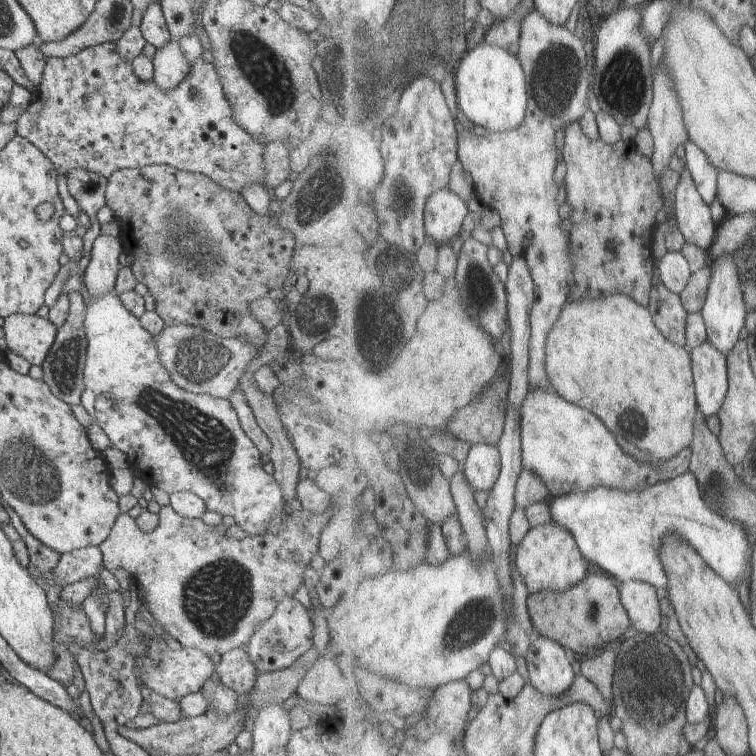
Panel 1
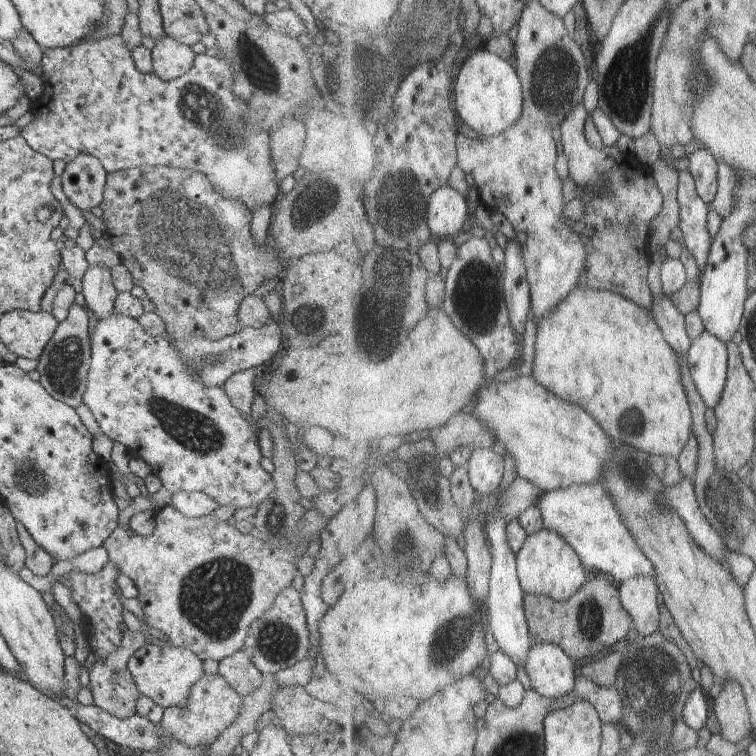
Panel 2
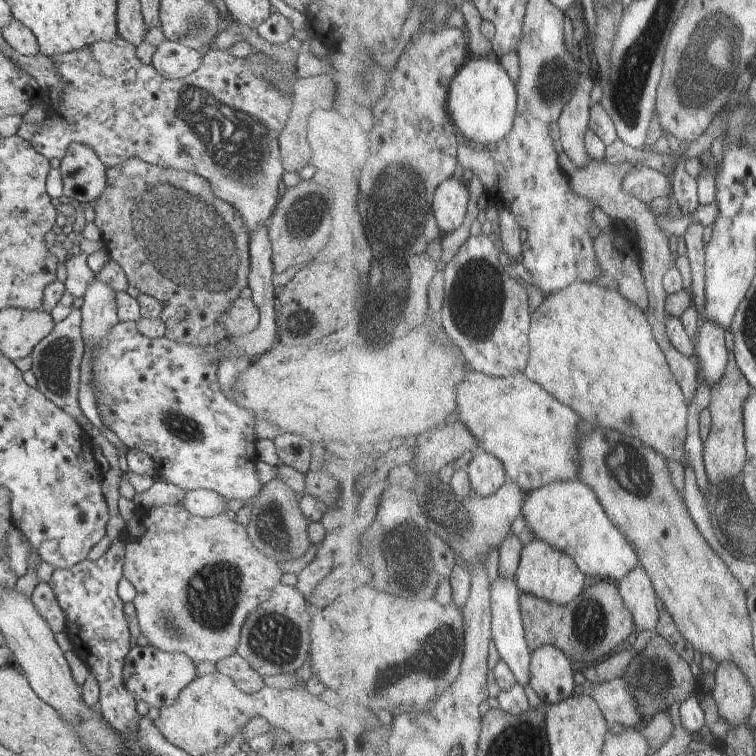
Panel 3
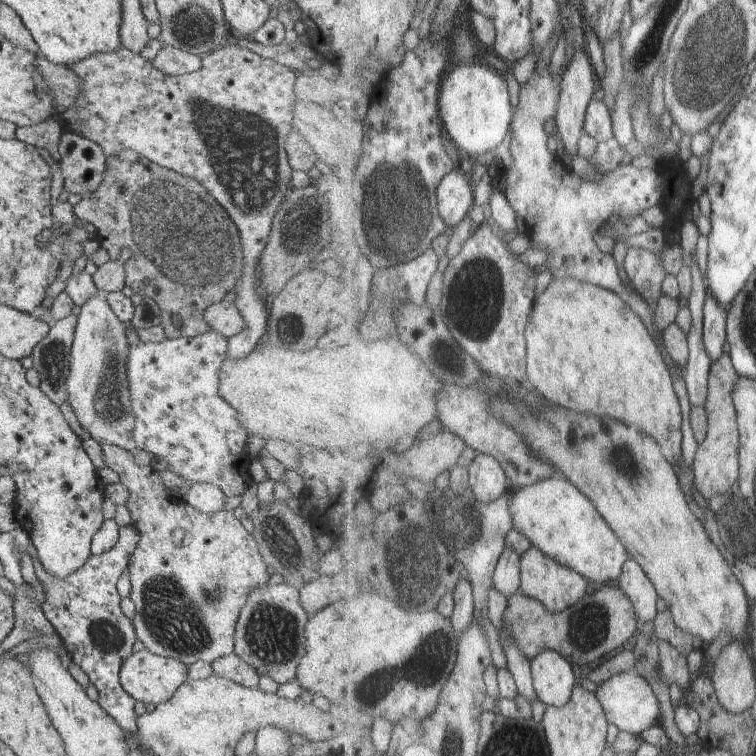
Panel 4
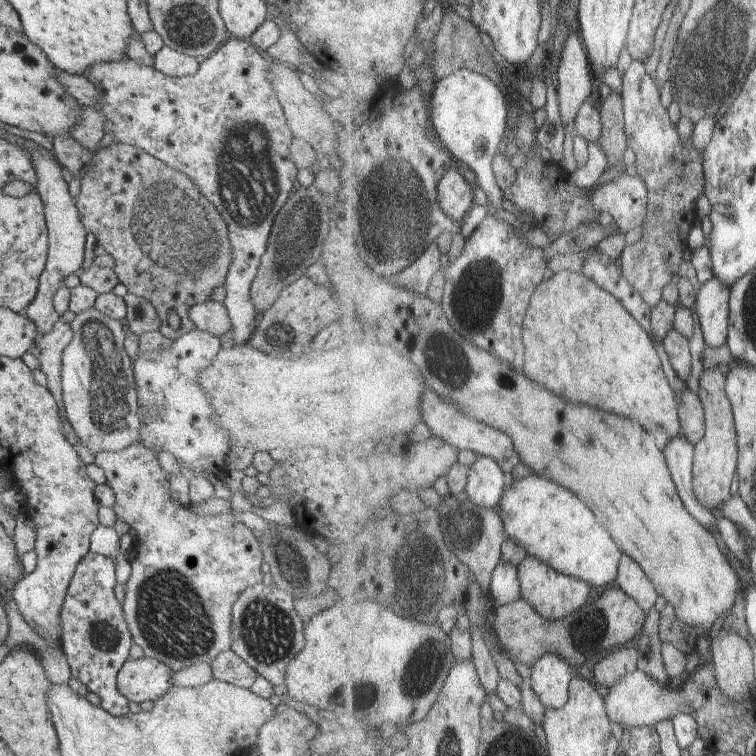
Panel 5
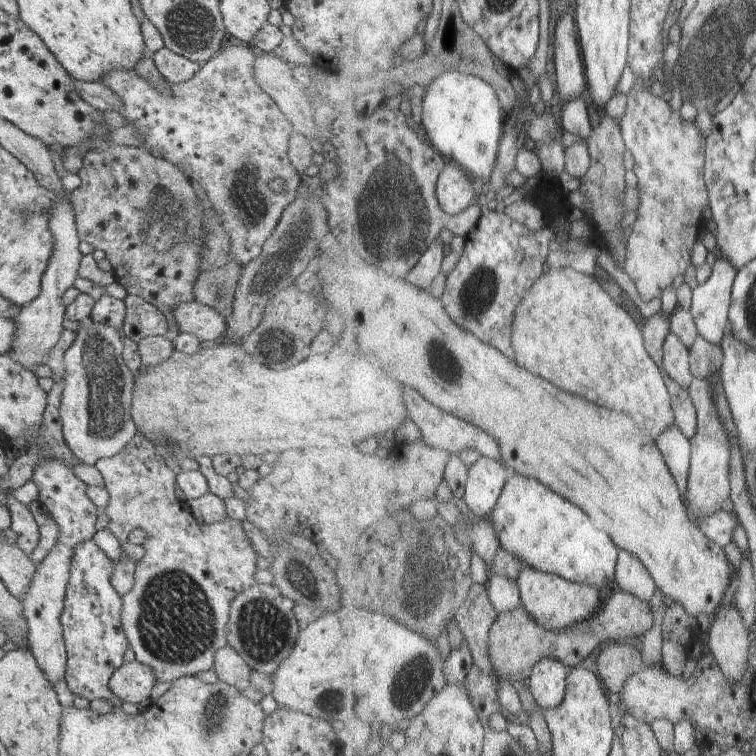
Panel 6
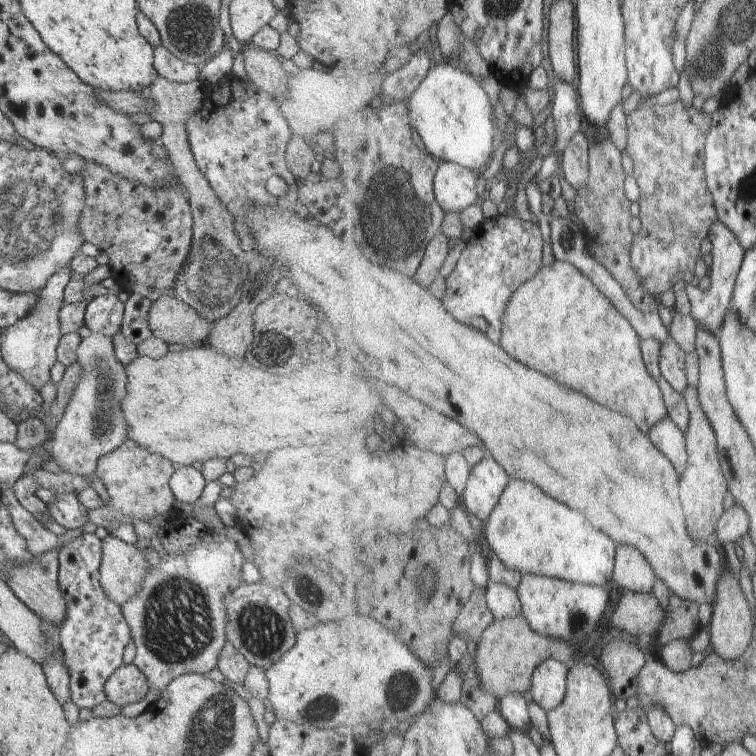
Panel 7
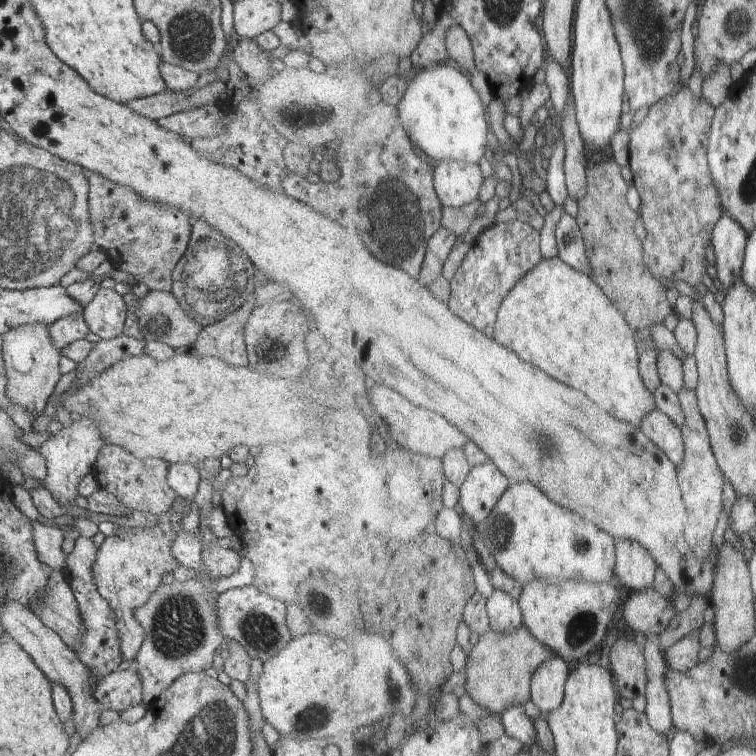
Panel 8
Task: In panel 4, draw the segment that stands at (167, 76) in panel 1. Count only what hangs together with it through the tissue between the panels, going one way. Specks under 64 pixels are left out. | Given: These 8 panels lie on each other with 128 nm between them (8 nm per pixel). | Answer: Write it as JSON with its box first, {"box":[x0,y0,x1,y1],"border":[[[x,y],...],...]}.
{"box":[151,45,201,76],"border":[[[162,45],[151,64],[165,75],[177,76],[197,72],[201,57],[169,45]]]}

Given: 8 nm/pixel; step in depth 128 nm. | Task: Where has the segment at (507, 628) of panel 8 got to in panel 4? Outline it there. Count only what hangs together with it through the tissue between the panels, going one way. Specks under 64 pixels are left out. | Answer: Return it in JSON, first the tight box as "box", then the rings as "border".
{"box":[494,547,522,598],"border":[[[509,547],[501,555],[497,572],[494,572],[494,586],[506,598],[522,590],[522,556]]]}

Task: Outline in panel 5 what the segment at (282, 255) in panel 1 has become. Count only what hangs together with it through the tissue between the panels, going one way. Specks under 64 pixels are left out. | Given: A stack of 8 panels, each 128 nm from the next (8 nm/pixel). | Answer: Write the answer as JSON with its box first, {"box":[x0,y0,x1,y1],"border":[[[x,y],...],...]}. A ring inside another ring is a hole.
{"box":[73,143,233,341],"border":[[[113,143],[107,146],[107,148],[97,149],[92,154],[90,168],[83,178],[81,178],[80,183],[79,194],[73,200],[78,220],[86,232],[91,232],[95,236],[97,240],[96,244],[101,246],[101,252],[108,253],[113,258],[113,264],[115,265],[113,270],[116,273],[118,283],[124,285],[128,289],[128,293],[140,297],[142,300],[147,300],[153,306],[160,321],[158,332],[165,339],[170,339],[171,341],[177,340],[183,334],[187,334],[187,332],[193,330],[194,325],[189,319],[189,310],[195,304],[210,301],[210,293],[217,291],[217,288],[225,285],[226,273],[229,272],[229,264],[233,263],[233,258],[230,255],[229,232],[227,231],[225,220],[222,220],[222,217],[218,215],[217,208],[214,208],[213,204],[210,204],[209,200],[206,200],[205,196],[202,196],[201,192],[198,191],[198,188],[182,175],[181,172],[174,171],[173,168],[168,168],[165,164],[153,159],[140,149],[121,145],[120,143]],[[169,312],[176,312],[180,318],[180,327],[176,330],[171,329],[167,324]]]}

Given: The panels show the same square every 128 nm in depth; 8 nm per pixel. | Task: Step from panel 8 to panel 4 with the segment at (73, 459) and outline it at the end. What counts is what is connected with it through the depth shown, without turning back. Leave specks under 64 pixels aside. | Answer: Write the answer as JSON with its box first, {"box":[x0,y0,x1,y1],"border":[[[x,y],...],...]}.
{"box":[65,290,151,467],"border":[[[97,290],[95,296],[91,296],[83,306],[79,307],[69,348],[69,372],[65,378],[68,404],[78,417],[80,426],[90,435],[91,439],[103,440],[105,443],[123,448],[131,454],[137,466],[145,467],[150,464],[151,456],[137,448],[130,438],[130,430],[134,421],[130,414],[127,384],[125,384],[125,352],[127,352],[125,336],[123,336],[125,324],[109,310],[105,296],[105,292]]]}

